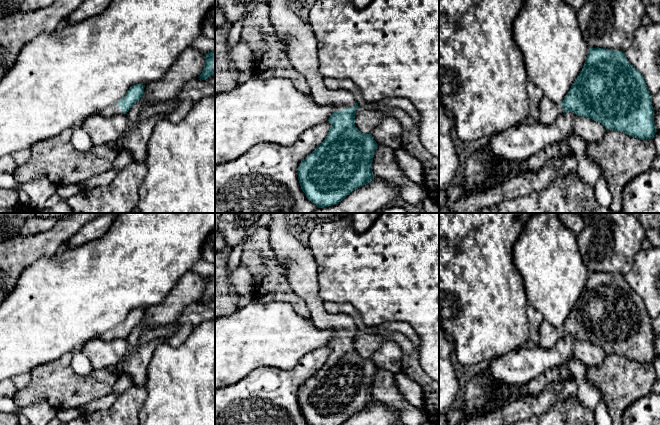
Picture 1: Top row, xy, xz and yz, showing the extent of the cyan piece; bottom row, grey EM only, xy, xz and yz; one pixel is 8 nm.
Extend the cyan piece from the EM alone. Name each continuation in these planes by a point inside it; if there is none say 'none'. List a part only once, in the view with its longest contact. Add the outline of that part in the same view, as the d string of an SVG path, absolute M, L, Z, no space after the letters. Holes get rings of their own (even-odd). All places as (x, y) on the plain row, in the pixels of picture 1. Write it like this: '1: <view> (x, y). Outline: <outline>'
1: xz (297, 259). Outline: M289 213L269 214L271 215L271 221L268 226L270 246L286 271L286 277L291 289L306 302L312 322L320 329L333 330L335 335L355 330L356 323L351 316L342 313L328 313L324 309L324 302L319 296L317 263L309 246L303 244L301 240L291 234L289 229Z

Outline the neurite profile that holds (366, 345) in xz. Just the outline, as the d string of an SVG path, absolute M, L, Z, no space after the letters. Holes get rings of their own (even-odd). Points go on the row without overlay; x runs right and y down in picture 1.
M359 330L355 337L355 351L362 357L371 358L387 340L388 338L382 335L368 334Z

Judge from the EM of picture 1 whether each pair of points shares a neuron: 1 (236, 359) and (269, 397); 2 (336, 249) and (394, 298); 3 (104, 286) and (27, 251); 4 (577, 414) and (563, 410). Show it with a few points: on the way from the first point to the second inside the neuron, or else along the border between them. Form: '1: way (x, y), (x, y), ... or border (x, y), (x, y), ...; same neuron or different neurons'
1: border (272, 368), (257, 367), (241, 379), (228, 385); different neurons
2: way (350, 263), (380, 290); same neuron
3: border (55, 253), (50, 256), (41, 256), (21, 271); different neurons
4: way (574, 414), (566, 413); same neuron

